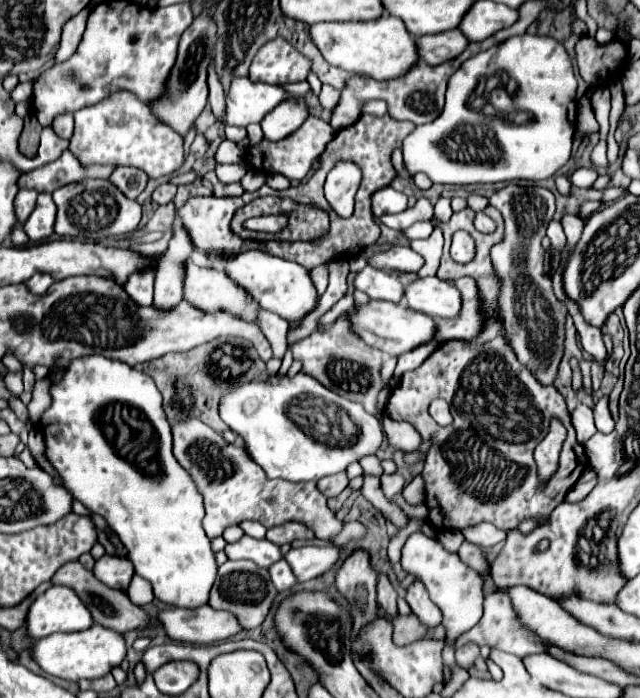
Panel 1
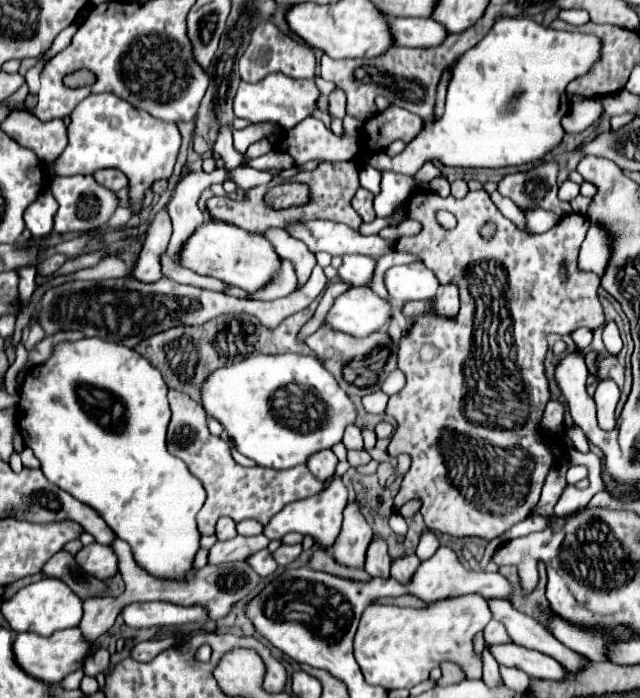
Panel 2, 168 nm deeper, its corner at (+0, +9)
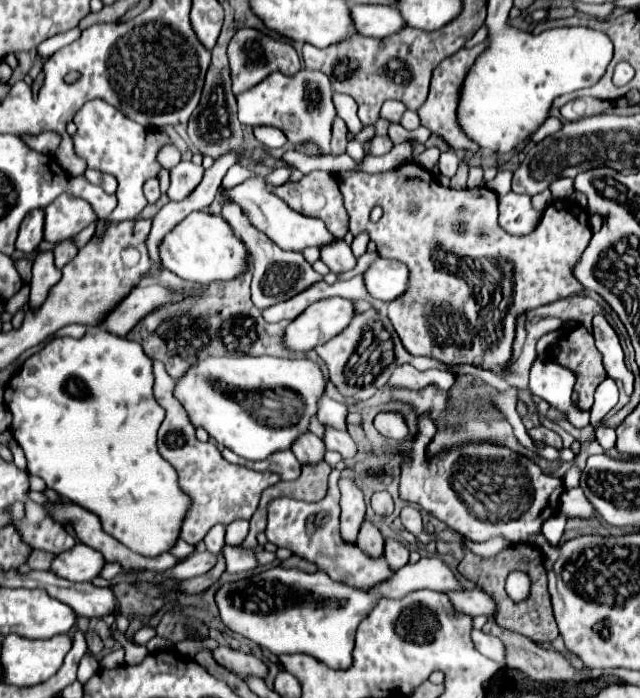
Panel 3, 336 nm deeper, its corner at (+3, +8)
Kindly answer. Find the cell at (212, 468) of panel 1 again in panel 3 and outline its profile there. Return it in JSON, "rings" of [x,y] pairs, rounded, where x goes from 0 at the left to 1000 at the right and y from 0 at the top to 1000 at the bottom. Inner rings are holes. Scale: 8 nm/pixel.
{"rings":[[[238,517],[238,532],[241,532],[241,569],[259,589],[259,600],[253,603],[247,617],[247,649],[275,672],[284,703],[291,703],[291,709],[300,709],[300,726],[284,749],[281,772],[288,772],[297,781],[309,781],[322,769],[328,755],[334,755],[338,749],[356,752],[369,744],[391,744],[403,726],[406,706],[416,698],[434,692],[438,683],[431,678],[403,678],[388,669],[356,663],[353,658],[347,658],[341,640],[331,632],[313,635],[303,626],[306,615],[297,606],[288,583],[269,566],[272,543],[259,534],[250,517]]]}

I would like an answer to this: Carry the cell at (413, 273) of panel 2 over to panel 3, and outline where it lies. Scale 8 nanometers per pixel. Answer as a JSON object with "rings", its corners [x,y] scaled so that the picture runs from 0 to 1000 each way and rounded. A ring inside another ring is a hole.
{"rings":[[[588,368],[569,391],[569,408],[578,426],[606,434],[634,417],[638,383],[619,371]]]}

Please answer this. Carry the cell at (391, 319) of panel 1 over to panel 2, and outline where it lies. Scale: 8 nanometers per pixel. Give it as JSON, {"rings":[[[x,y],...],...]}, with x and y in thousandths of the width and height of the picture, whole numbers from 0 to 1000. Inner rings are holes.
{"rings":[[[552,410],[523,430],[508,464],[520,473],[567,484],[589,473],[605,473],[617,450],[627,450],[627,441],[617,444],[611,430],[589,424],[573,410]]]}

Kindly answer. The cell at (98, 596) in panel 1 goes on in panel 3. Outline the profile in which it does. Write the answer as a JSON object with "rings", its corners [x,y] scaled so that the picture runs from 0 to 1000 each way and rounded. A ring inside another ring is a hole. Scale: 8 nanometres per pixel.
{"rings":[[[56,787],[56,789],[47,789],[41,809],[44,809],[47,815],[78,815],[81,801],[84,801],[81,792],[75,792],[75,789],[59,789],[59,787]]]}

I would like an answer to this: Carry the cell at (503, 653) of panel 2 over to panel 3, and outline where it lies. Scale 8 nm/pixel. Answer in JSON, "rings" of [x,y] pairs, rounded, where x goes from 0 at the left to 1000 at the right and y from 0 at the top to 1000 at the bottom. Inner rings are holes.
{"rings":[[[747,901],[734,904],[734,913],[738,913],[738,918],[741,918],[741,927],[744,927],[753,938],[772,944],[772,947],[781,950],[784,956],[791,953],[791,933],[788,933],[788,924],[784,924],[784,918],[781,918],[778,913],[759,910],[759,907],[747,904]]]}

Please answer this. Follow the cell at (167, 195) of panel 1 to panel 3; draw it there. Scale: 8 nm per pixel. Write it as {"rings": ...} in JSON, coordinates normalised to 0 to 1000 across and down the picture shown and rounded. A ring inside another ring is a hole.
{"rings":[[[231,256],[225,262],[225,279],[231,285],[231,291],[244,291],[247,282],[250,282],[250,268],[247,268],[247,259],[244,256]]]}

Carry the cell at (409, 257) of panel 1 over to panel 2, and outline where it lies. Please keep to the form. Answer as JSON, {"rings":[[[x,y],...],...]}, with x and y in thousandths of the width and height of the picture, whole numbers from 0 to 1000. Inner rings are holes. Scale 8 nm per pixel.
{"rings":[[[514,315],[458,321],[452,324],[448,332],[467,341],[470,347],[477,347],[489,364],[495,361],[511,361],[517,367],[567,364],[567,367],[592,370],[617,358],[617,344],[602,344],[592,335],[567,338],[539,321],[527,321]]]}

